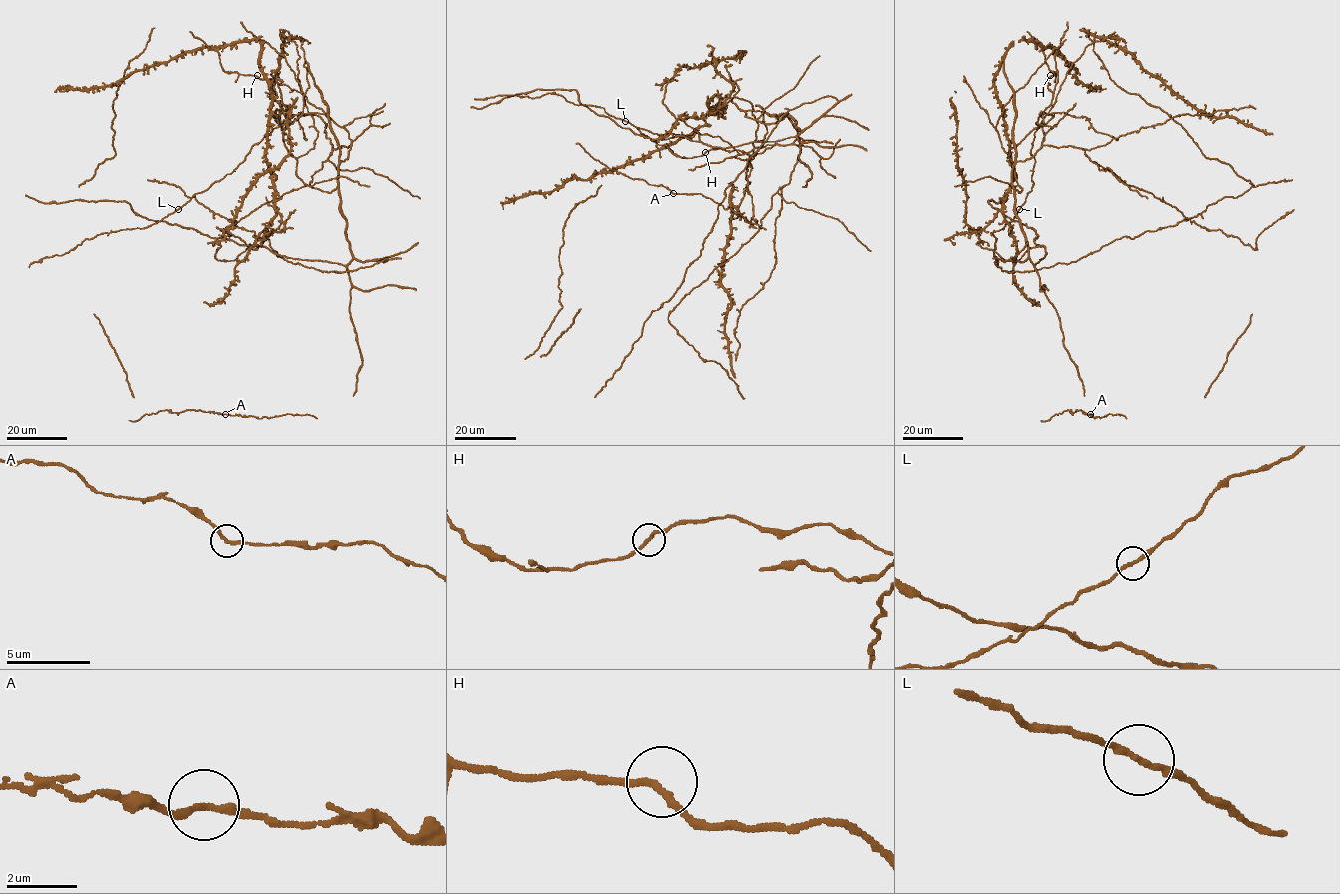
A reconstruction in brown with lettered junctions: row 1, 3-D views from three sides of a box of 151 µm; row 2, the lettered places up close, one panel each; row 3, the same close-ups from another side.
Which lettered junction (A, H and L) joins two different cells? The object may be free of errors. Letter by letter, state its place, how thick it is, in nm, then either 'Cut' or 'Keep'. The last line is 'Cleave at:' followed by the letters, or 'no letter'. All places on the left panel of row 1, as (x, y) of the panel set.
A: Place: (225, 414). Thickness 190 nm. Keep
H: Place: (257, 75). Thickness 180 nm. Keep
L: Place: (178, 209). Thickness 180 nm. Keep
Cleave at: no letter

